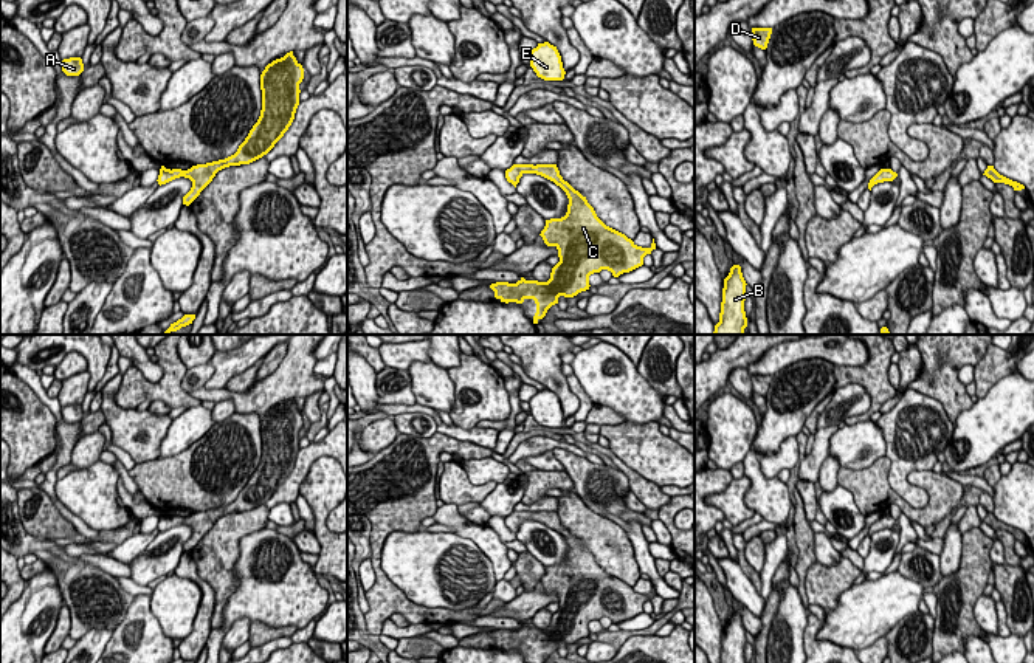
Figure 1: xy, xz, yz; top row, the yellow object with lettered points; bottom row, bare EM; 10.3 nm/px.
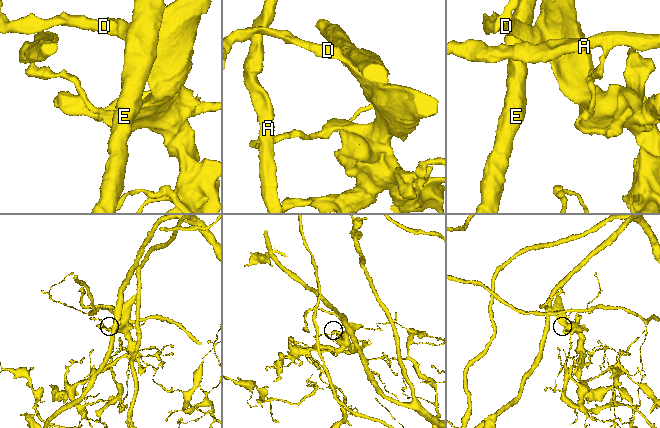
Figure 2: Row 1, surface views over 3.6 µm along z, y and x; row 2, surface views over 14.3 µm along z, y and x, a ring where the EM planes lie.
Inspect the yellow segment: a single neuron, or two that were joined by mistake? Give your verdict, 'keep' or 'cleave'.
cleave

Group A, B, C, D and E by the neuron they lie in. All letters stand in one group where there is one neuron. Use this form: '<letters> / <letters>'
A B E / C D

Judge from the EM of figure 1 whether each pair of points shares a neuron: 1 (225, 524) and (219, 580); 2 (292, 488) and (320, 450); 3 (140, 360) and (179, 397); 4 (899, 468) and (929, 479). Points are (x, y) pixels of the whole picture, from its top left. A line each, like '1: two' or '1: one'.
1: one
2: one
3: two
4: two

